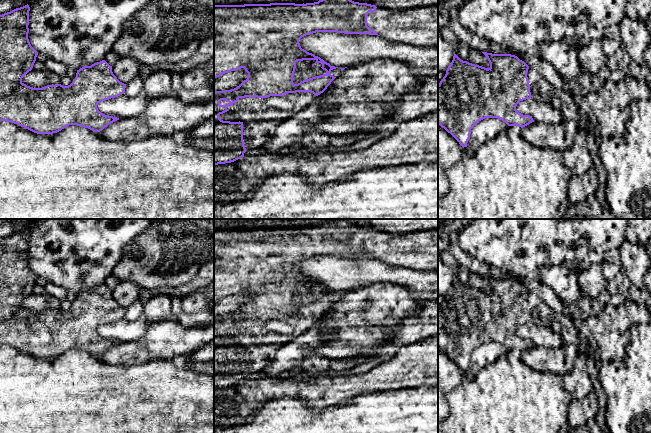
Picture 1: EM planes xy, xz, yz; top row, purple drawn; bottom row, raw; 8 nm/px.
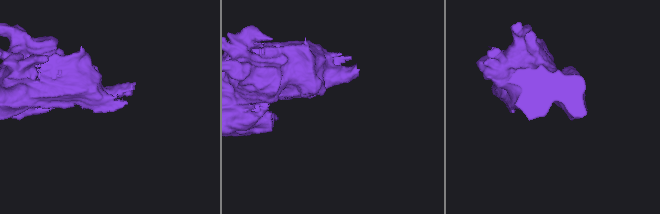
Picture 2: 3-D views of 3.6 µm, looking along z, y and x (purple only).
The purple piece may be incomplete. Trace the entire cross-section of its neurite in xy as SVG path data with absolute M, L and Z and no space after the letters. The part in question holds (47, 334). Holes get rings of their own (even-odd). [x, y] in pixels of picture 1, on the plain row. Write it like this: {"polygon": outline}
{"polygon": "M27 228L0 239L0 345L17 348L37 358L53 358L69 349L100 356L119 344L101 337L97 332L100 326L124 318L126 312L105 284L77 294L75 303L68 310L55 308L32 312L22 306L22 302L32 294L38 279L28 263L29 235Z"}

